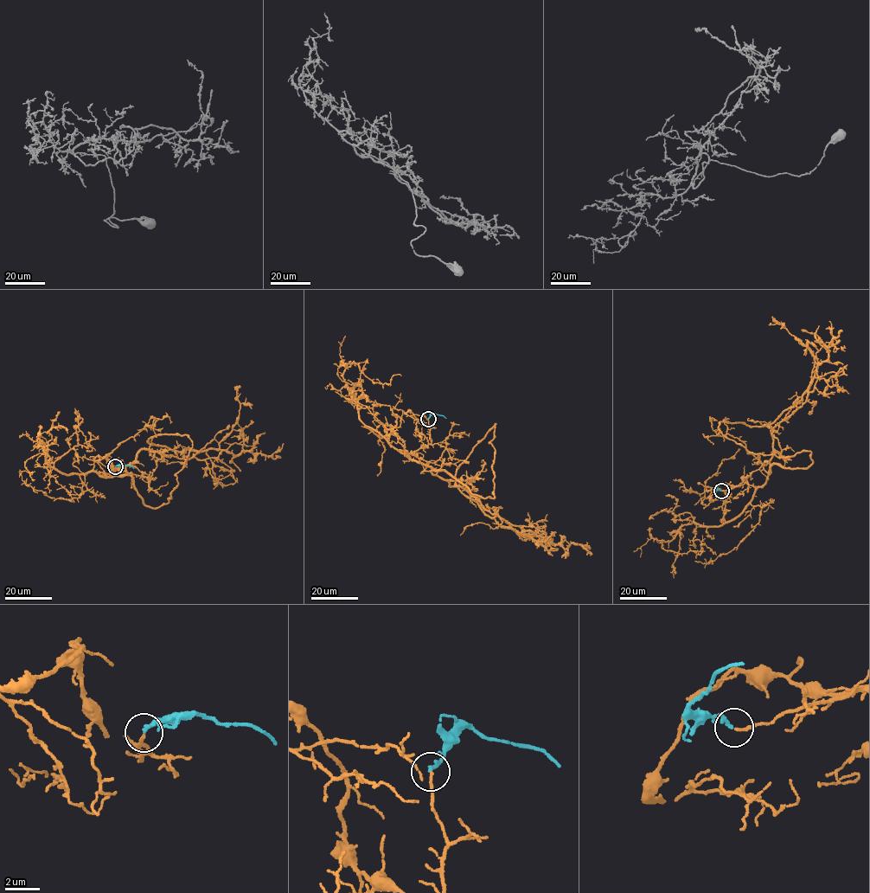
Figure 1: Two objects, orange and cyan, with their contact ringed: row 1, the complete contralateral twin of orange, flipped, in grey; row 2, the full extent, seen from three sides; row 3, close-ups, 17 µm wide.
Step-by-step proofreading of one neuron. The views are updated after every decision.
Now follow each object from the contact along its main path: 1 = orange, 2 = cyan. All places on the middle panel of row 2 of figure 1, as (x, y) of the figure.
1: (428, 419), (431, 443), (409, 458), (449, 486), (466, 489), (520, 532), (565, 549), (572, 543), (590, 548)
2: (428, 418), (433, 413), (445, 418)

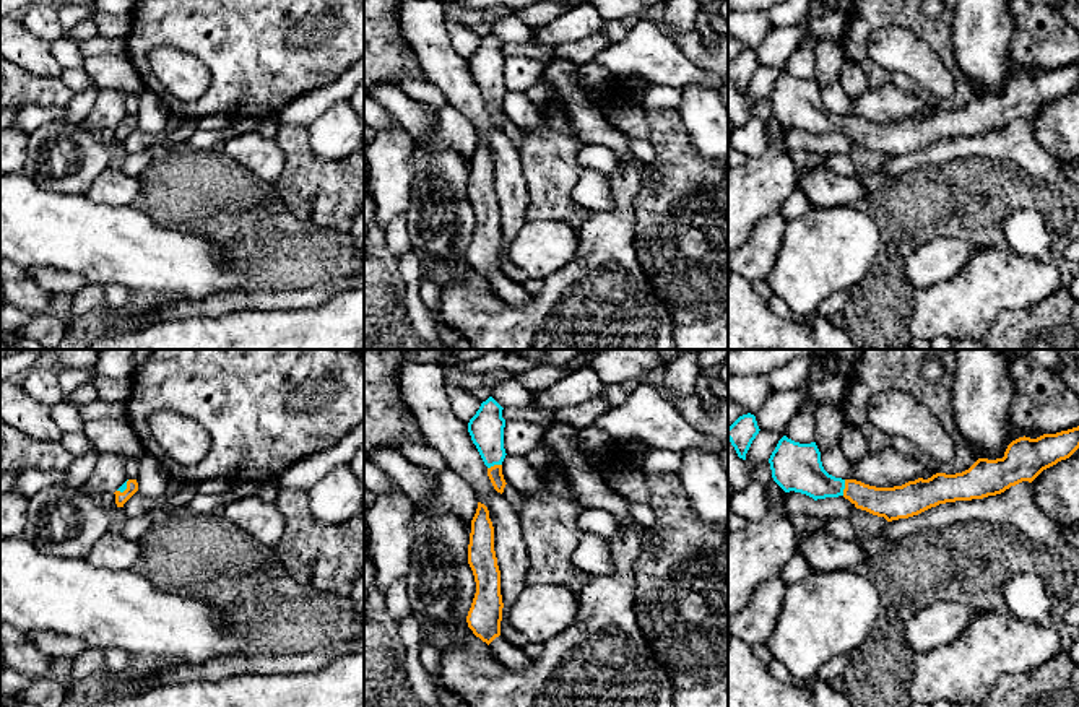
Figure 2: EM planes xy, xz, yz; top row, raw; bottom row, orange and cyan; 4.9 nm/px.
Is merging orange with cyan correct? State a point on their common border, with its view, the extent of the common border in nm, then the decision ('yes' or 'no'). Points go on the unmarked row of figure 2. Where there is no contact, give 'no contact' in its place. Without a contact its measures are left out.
contact yz (845, 124); length 80 nm; yes

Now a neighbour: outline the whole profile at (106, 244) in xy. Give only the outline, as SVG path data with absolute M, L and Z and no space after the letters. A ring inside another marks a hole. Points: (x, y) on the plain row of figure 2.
M23 169L0 174L0 260L26 270L52 267L80 273L88 284L122 284L132 293L176 296L180 301L250 293L245 271L226 247L159 226L133 205L112 206L93 203L84 193L44 190Z

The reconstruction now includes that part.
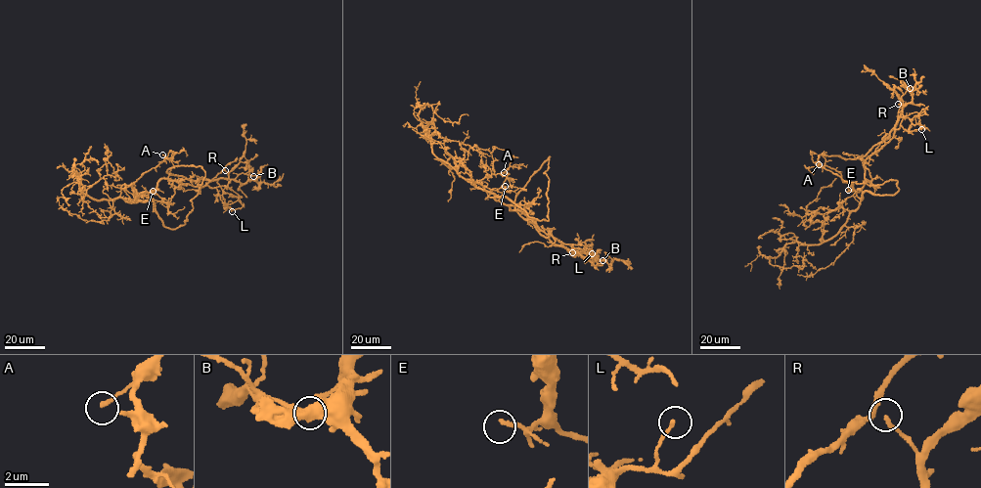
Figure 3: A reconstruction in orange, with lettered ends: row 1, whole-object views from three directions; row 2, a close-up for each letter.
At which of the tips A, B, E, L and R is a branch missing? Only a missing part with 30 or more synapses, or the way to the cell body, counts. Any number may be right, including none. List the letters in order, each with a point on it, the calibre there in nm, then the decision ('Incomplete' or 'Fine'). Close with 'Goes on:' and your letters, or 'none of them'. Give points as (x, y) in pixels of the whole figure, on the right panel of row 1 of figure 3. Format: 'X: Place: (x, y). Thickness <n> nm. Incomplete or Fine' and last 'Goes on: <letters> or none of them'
A: Place: (819, 164). Thickness 170 nm. Fine
B: Place: (910, 88). Thickness 150 nm. Fine
E: Place: (848, 190). Thickness 190 nm. Incomplete
L: Place: (921, 129). Thickness 150 nm. Fine
R: Place: (898, 104). Thickness 120 nm. Fine
Goes on: E

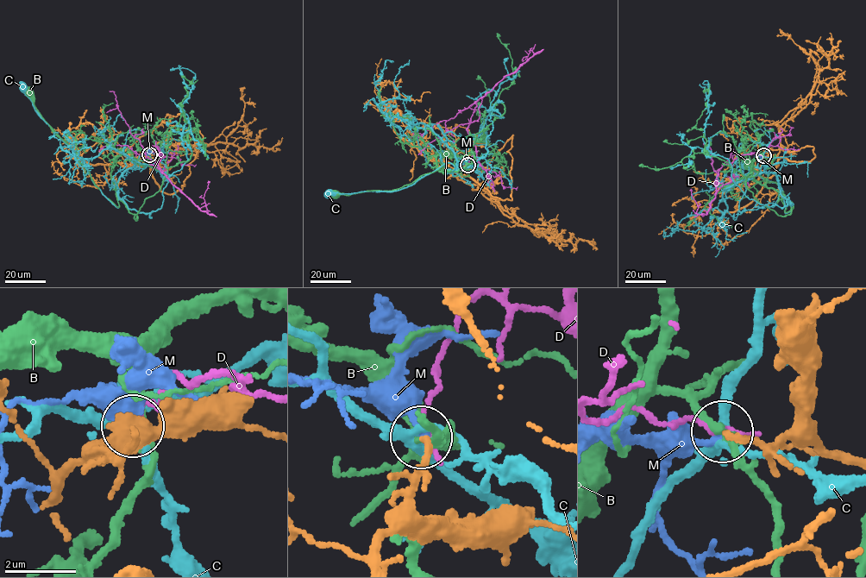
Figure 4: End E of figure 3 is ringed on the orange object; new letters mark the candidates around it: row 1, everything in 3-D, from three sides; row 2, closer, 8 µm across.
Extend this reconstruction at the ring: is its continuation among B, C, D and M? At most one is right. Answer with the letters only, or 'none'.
M

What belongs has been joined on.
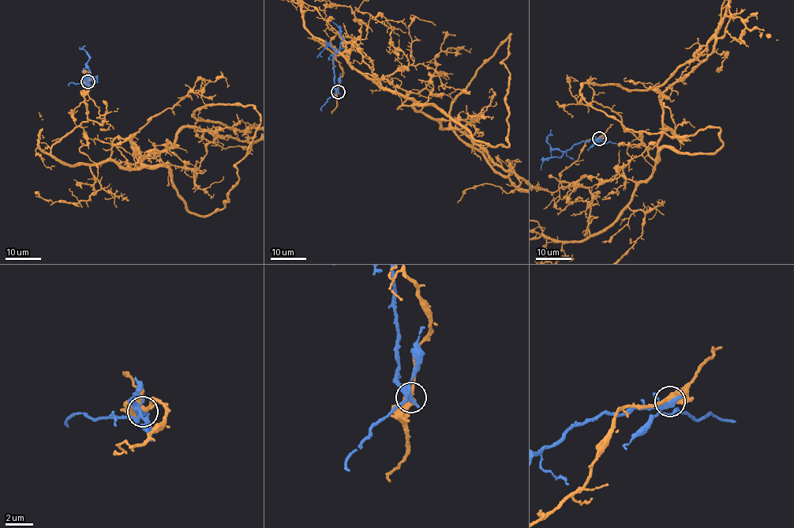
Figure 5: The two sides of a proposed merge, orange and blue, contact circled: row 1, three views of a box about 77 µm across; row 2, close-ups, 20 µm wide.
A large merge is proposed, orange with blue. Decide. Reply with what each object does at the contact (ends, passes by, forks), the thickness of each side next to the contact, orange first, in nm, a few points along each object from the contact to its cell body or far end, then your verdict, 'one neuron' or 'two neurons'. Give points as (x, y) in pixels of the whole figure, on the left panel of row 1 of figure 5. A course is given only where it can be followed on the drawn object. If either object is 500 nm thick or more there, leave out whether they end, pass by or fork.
orange passes by; blue forks there; 340 nm thick on the orange side, 360 nm on the other; orange runs (88, 81), (87, 122), (52, 145), (70, 165), (136, 168), (185, 126), (255, 142); blue runs (88, 81), (85, 79), (88, 74), (90, 77), (91, 75), (87, 62), (88, 52), (83, 49), (85, 45); two neurons

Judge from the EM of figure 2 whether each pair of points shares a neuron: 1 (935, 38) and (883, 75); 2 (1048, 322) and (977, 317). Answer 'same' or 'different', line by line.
1: same
2: different

